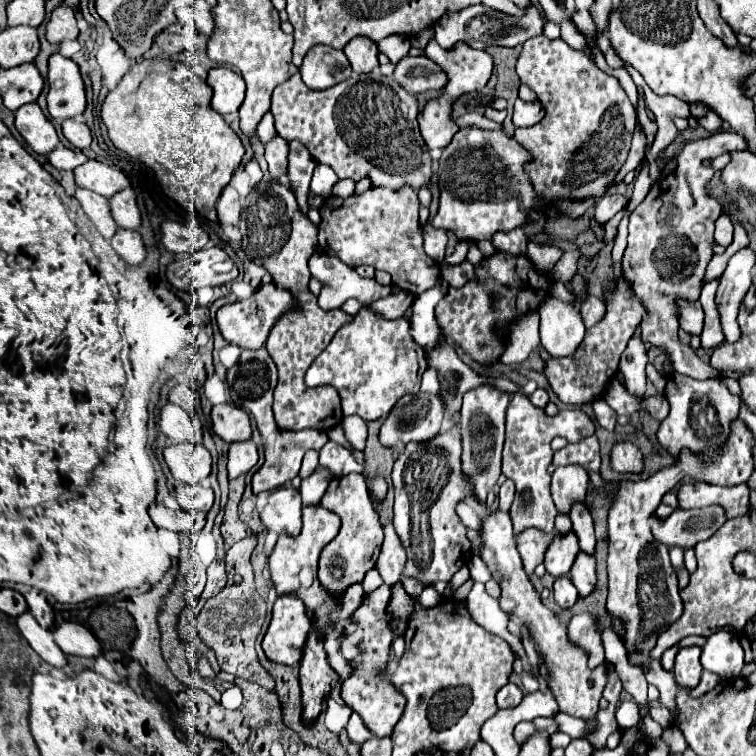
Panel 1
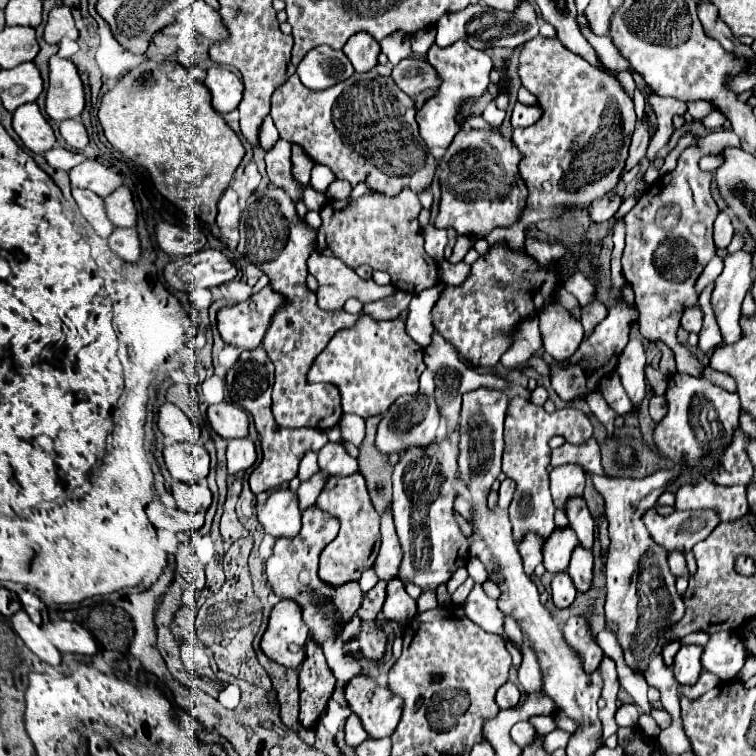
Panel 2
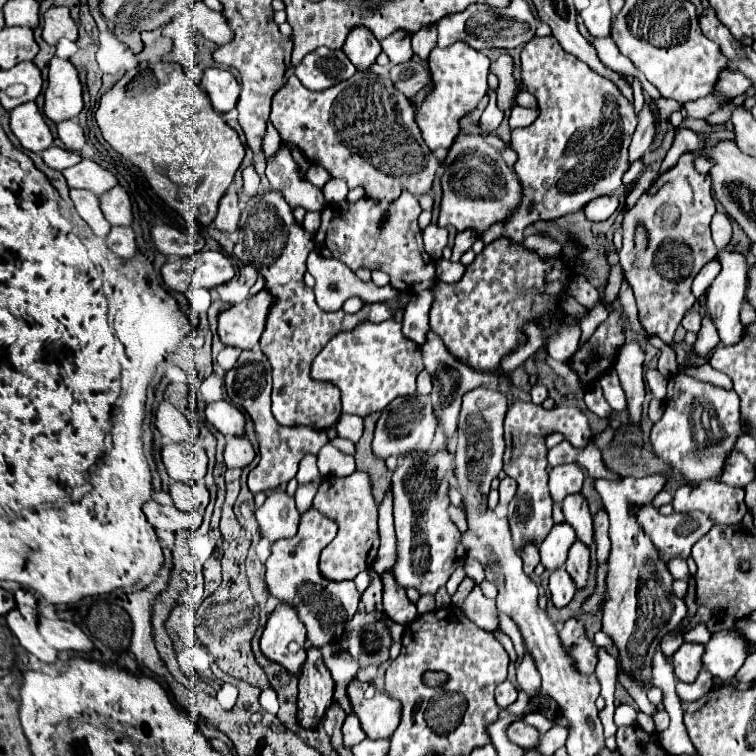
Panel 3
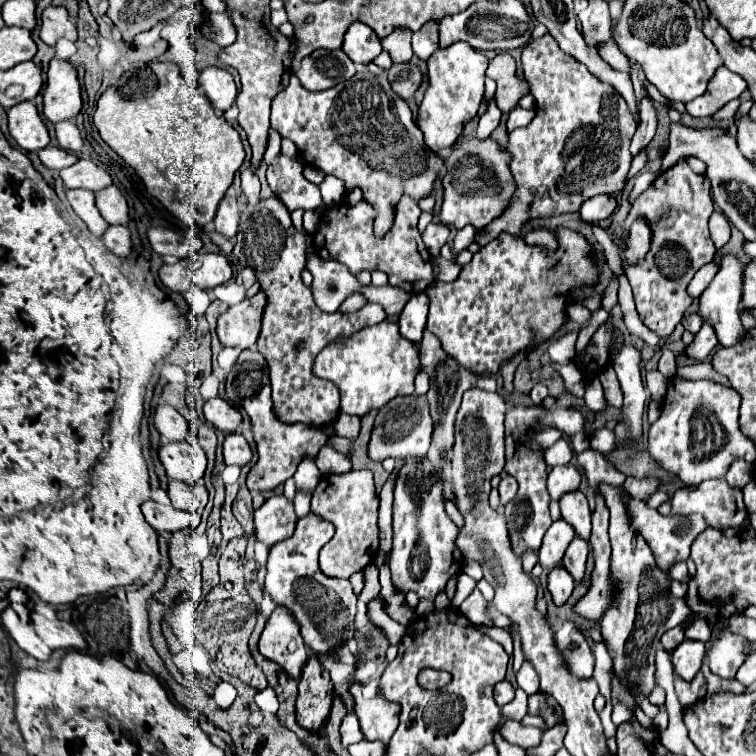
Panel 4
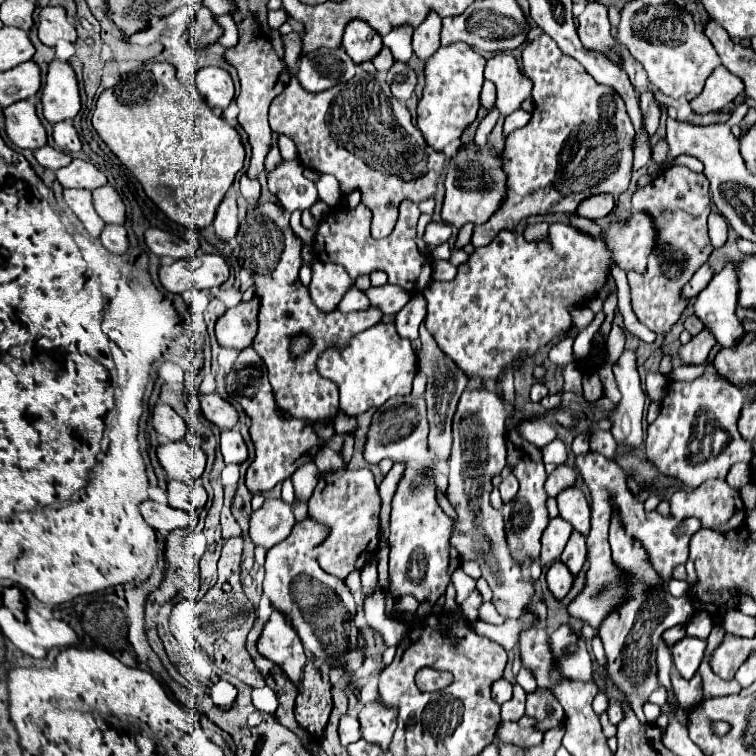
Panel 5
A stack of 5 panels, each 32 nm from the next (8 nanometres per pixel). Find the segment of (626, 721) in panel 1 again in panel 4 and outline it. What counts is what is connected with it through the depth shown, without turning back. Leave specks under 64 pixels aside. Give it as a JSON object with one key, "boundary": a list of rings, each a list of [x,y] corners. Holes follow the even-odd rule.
{"boundary":[[[616,702],[614,706],[612,706],[612,722],[618,726],[618,724],[622,724],[624,720],[628,720],[628,716],[632,714],[632,710],[628,708],[628,706],[624,706],[624,704],[620,704],[620,702]]]}

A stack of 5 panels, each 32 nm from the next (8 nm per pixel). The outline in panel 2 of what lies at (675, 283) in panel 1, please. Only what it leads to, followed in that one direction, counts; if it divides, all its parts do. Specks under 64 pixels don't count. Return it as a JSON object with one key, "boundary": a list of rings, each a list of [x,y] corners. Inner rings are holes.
{"boundary":[[[714,130],[700,138],[696,148],[686,148],[678,158],[678,166],[660,176],[624,216],[626,248],[622,252],[622,270],[626,282],[636,294],[640,332],[646,342],[662,340],[670,346],[676,356],[678,372],[696,378],[702,372],[702,364],[676,340],[676,330],[686,306],[694,306],[698,302],[698,294],[694,292],[696,278],[716,254],[712,222],[718,214],[718,206],[710,194],[712,172],[702,172],[698,168],[698,160],[720,152],[722,146],[738,146],[738,136],[732,130]]]}

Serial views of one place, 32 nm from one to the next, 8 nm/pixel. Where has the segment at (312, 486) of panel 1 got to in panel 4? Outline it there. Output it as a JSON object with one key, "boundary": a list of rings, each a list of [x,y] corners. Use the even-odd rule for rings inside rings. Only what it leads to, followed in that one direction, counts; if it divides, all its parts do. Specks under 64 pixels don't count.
{"boundary":[[[302,492],[296,494],[296,498],[294,498],[294,510],[296,510],[296,516],[298,516],[298,518],[302,518],[304,514],[310,512],[310,508],[308,508],[310,496],[312,496],[312,494],[302,494]]]}

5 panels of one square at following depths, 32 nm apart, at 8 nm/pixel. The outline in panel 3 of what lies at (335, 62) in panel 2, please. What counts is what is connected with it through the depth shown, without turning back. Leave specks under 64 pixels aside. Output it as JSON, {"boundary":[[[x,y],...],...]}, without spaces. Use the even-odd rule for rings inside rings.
{"boundary":[[[318,48],[296,66],[296,76],[308,90],[326,90],[354,76],[356,68],[342,50]]]}

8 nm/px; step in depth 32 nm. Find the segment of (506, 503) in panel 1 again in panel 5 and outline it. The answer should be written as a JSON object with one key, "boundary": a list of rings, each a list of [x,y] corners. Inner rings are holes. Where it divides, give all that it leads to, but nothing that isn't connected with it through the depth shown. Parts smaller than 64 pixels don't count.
{"boundary":[[[506,476],[504,480],[502,480],[502,484],[500,484],[500,494],[502,494],[502,500],[504,502],[508,502],[508,500],[512,500],[514,496],[516,496],[516,492],[518,492],[518,480],[516,480],[516,476]]]}

